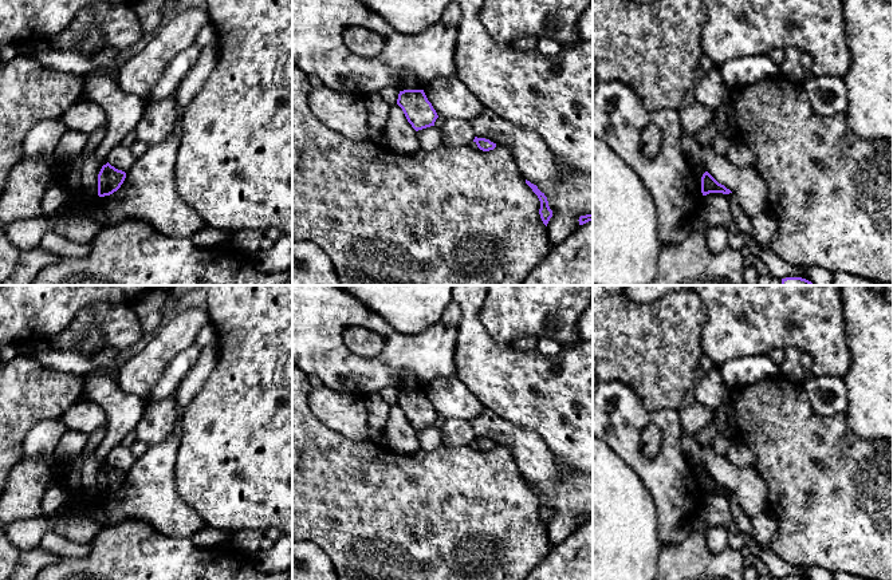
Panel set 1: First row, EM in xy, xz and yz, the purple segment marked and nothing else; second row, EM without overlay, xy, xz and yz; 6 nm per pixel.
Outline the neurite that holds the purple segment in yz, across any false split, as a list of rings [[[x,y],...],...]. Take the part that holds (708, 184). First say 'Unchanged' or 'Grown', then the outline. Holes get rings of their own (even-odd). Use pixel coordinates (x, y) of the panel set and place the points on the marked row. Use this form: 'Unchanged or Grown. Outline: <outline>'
Unchanged. Outline: [[[705,171],[701,177],[701,193],[703,196],[707,196],[709,193],[729,194],[732,192],[724,185],[719,184],[708,171]]]

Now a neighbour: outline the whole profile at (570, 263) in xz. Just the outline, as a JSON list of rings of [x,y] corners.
[[[593,221],[581,225],[563,244],[552,246],[522,285],[593,285]]]

